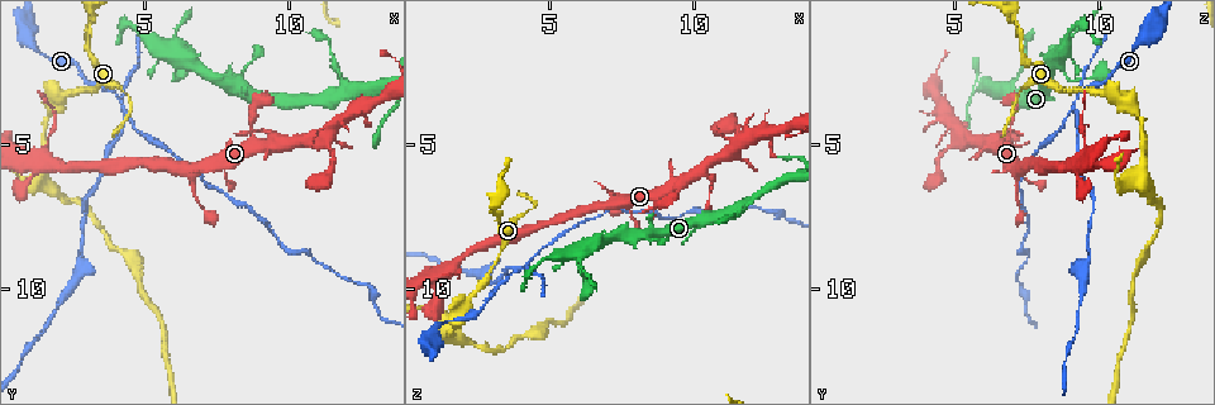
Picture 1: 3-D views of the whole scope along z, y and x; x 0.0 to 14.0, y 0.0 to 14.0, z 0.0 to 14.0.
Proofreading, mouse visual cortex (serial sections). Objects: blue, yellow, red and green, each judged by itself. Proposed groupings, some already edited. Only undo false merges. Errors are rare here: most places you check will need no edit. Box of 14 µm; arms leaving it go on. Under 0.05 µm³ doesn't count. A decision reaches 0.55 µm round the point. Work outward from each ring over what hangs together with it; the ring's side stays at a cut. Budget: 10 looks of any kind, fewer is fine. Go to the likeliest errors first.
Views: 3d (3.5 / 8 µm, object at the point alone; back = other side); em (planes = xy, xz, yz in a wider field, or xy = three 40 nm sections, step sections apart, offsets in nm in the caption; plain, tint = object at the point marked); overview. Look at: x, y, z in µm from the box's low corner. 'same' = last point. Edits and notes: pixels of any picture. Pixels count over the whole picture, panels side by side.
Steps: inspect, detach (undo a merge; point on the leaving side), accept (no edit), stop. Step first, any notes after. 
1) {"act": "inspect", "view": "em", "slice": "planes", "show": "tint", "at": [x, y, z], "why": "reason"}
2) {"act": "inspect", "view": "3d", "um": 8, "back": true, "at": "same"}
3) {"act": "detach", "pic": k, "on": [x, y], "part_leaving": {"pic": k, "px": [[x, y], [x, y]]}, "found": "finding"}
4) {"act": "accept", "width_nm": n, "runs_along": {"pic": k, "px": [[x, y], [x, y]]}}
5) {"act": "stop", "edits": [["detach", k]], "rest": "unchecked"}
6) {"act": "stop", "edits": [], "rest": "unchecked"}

{"act": "inspect", "view": "3d", "um": 3.5, "at": [4.3, 3.9, 9.1]}

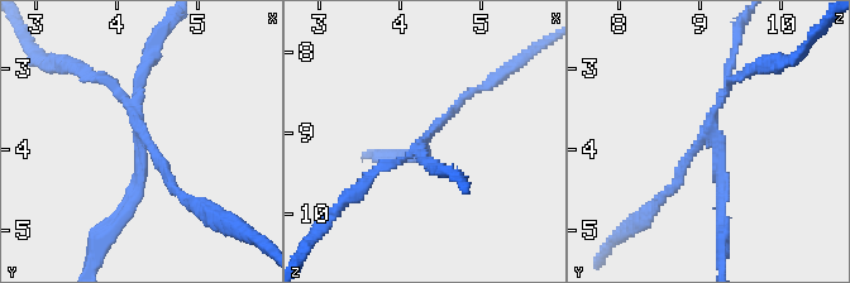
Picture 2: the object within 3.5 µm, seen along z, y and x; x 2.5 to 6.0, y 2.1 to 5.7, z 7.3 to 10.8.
{"act": "inspect", "view": "em", "slice": "planes", "show": "tint", "at": [4.25, 3.75, 9.15]}

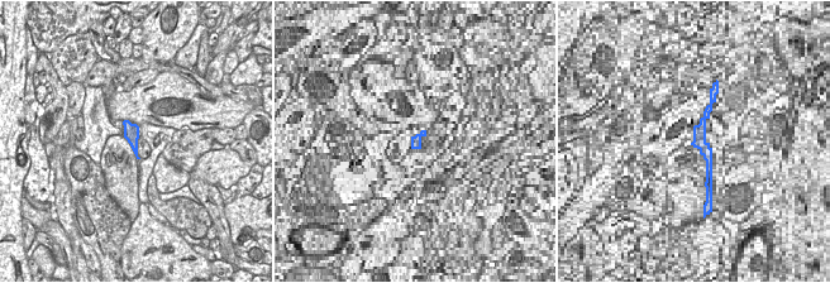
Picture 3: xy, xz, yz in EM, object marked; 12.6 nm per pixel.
{"act": "detach", "pic": 2, "on": [139, 190], "arm_widths_nm": [100, 100, 150], "part_leaving": {"pic": 2, "px": [[715, 123], [721, 138], [721, 231]]}, "found": "two cells meet here"}

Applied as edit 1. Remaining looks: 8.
{"act": "inspect", "view": "overview"}

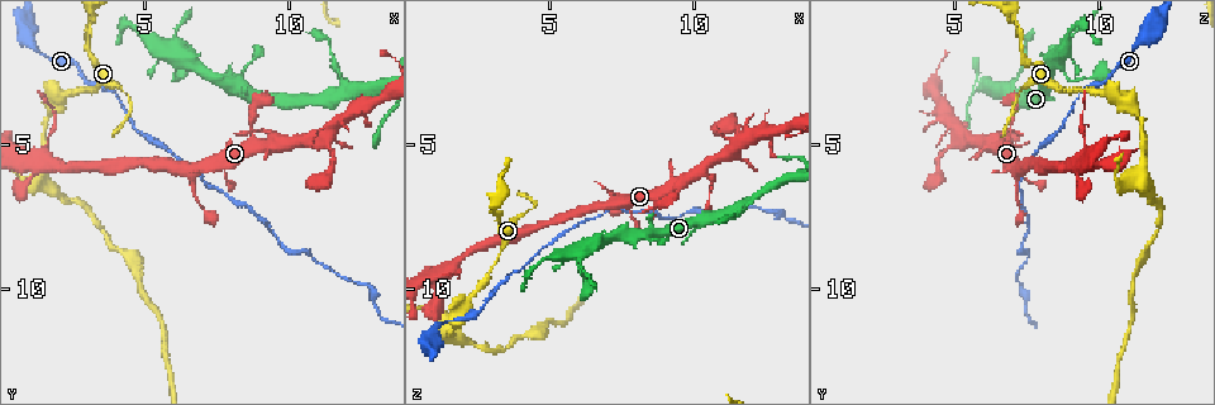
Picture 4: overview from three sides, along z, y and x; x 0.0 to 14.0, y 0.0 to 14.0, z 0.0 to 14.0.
{"act": "inspect", "view": "3d", "um": 8, "back": true, "at": [6.8, 6.7, 7.1], "why": "narrows sharply"}

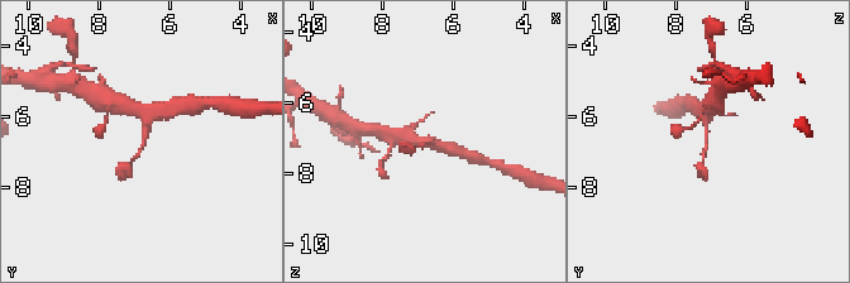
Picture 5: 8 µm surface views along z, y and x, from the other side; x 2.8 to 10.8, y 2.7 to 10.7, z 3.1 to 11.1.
{"act": "inspect", "view": "3d", "um": 3.5, "back": true, "at": [6.7, 6.8, 7.2], "why": "zoom in"}

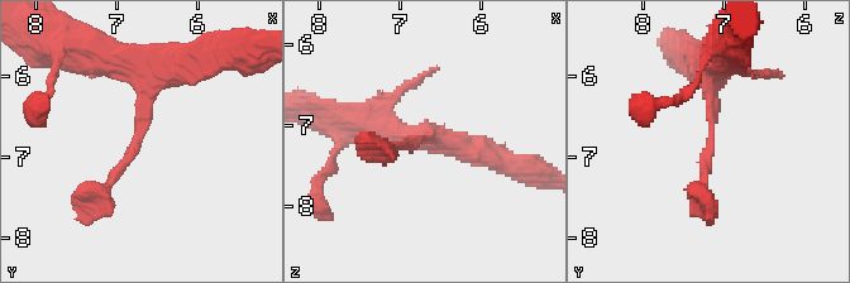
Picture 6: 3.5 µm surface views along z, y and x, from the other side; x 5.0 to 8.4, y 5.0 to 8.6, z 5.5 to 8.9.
{"act": "accept", "runs_along": {"pic": 6, "px": [[130, 63], [146, 133], [91, 198]]}, "found": "all the same cell"}

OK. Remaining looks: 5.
{"act": "inspect", "view": "3d", "um": 8, "back": true, "at": [11.6, 3.4, 7.2], "why": "two arms in line, one across"}

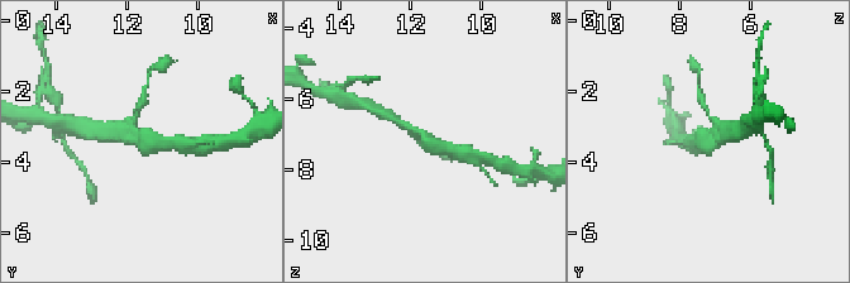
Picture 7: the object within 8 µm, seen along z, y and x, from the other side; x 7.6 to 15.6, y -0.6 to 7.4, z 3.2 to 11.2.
{"act": "inspect", "view": "3d", "um": 3.5, "at": [11.7, 3.3, 7.2]}

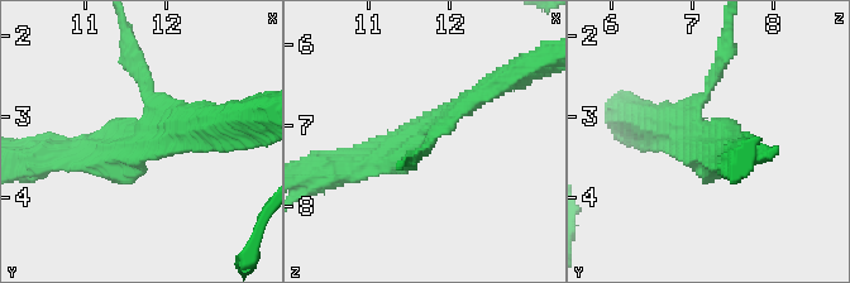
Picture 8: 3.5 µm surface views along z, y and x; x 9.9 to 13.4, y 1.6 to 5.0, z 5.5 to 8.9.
{"act": "accept", "arms": 3, "runs_along": {"pic": 8, "px": [[342, 168], [396, 152], [478, 97]]}, "found": "continuous, no second cell"}

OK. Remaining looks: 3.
{"act": "inspect", "view": "3d", "um": 3.5, "at": [8.7, 4.2, 6.9], "why": "thin neck"}

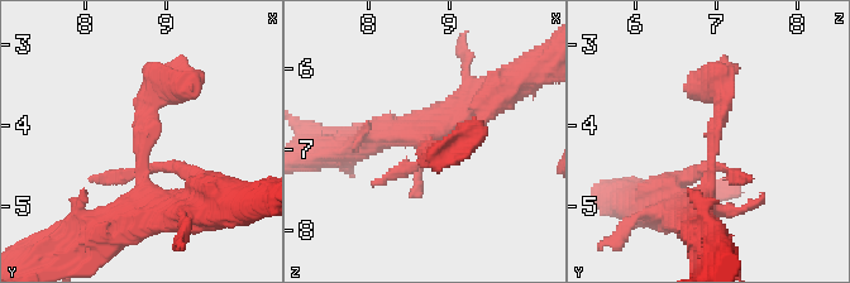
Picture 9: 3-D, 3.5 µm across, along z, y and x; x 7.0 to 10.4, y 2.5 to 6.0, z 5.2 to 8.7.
{"act": "inspect", "view": "em", "slice": "planes", "show": "tint", "at": [8.70, 4.25, 6.95], "why": "need the tissue"}

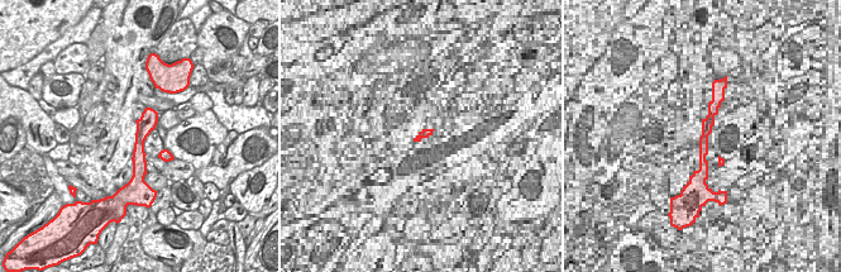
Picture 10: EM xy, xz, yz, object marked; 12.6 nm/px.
{"act": "accept", "runs_along": {"pic": 10, "px": [[148, 110], [135, 175]]}, "found": "one cell here"}

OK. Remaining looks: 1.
{"act": "stop", "edits": [["detach", 2]], "rest": "unchecked"}

